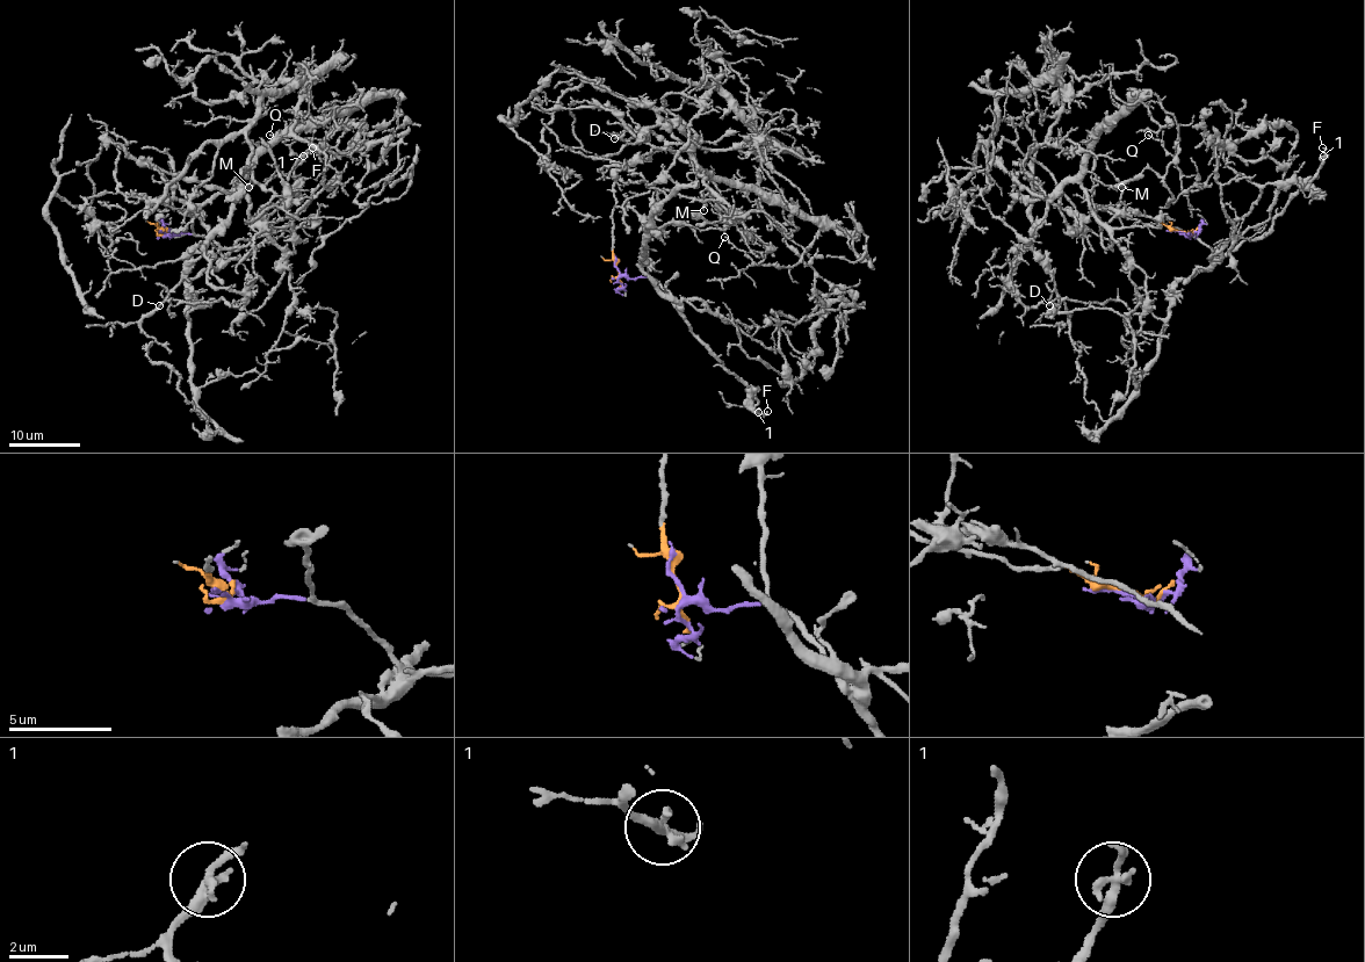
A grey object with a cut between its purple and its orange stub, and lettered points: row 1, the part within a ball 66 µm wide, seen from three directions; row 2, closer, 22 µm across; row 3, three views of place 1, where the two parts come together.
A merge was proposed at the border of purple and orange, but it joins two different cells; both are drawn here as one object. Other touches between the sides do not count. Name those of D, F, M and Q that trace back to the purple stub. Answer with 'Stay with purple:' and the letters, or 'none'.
Stay with purple: F

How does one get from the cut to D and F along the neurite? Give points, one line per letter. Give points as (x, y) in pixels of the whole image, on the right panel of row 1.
D: (1185, 233), (1106, 210), (1074, 230), (1060, 210), (1061, 193), (1031, 241), (1054, 282), (1049, 305)
F: (1185, 233), (1198, 237), (1215, 257), (1225, 257), (1246, 240), (1258, 240), (1319, 170), (1326, 152), (1322, 149)

